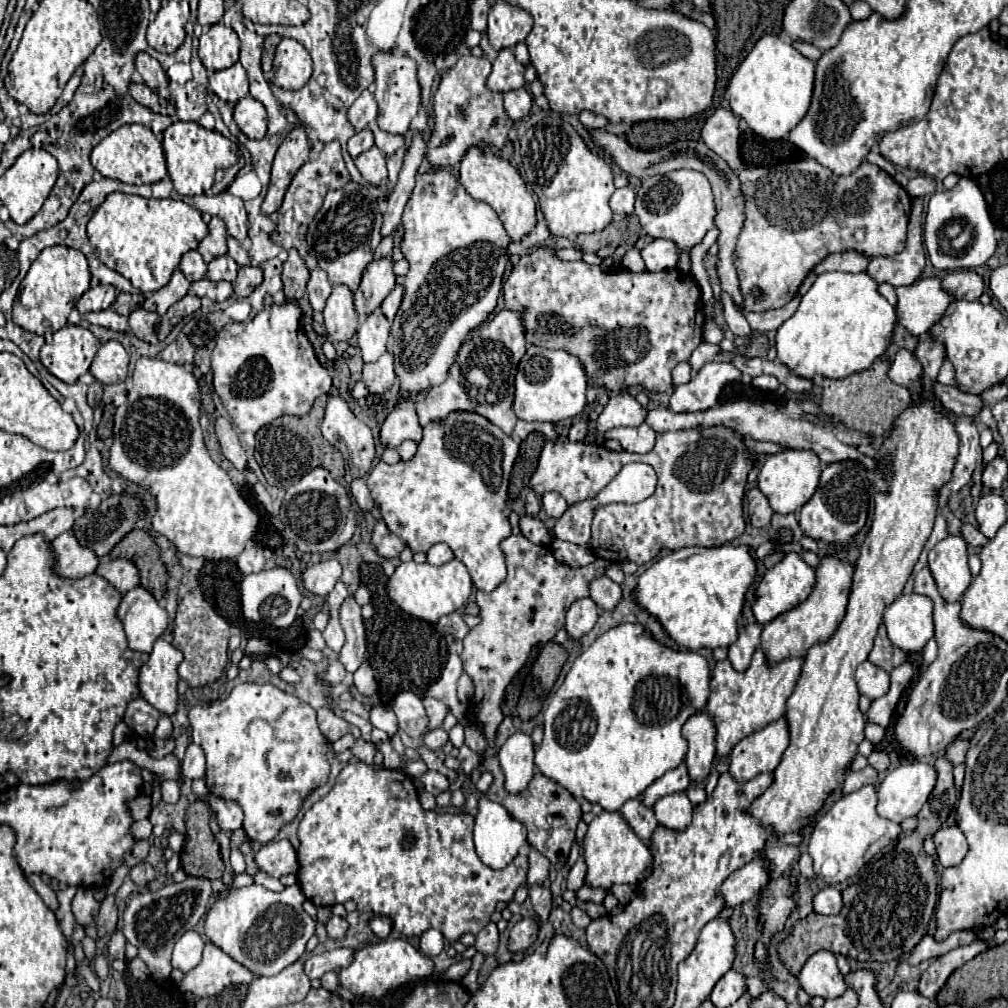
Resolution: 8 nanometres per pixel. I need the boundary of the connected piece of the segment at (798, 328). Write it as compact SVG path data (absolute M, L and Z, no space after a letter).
M821 273L811 289L801 297L799 309L777 329L775 349L777 357L783 365L791 369L793 375L813 379L815 375L823 375L829 379L845 379L851 373L863 371L877 357L881 357L891 341L893 325L897 321L893 305L877 291L877 281L873 281L867 273Z

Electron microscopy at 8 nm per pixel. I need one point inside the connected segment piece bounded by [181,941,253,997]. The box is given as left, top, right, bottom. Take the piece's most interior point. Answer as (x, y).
(217, 970)

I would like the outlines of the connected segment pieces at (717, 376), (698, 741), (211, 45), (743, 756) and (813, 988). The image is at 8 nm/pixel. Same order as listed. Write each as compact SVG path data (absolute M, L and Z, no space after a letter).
M705 363L689 383L675 389L669 409L675 413L711 409L717 405L721 389L741 377L741 371L733 363Z
M699 711L697 715L689 717L689 721L683 725L683 737L689 743L689 751L685 757L689 779L691 783L699 783L711 773L711 765L715 759L715 723L713 719L709 719L707 711Z
M223 23L211 25L199 37L199 57L207 67L207 71L219 71L231 67L233 63L239 61L237 33Z
M785 719L769 723L765 729L741 739L729 755L729 773L735 781L745 783L759 773L771 773L785 747L789 745L789 727Z
M831 951L813 953L799 973L799 983L807 995L819 995L823 999L843 995L847 989L847 983L839 973L835 955Z

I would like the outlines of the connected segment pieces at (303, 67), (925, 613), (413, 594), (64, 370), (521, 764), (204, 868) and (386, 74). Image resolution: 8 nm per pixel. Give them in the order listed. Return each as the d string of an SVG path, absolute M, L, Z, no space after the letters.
M283 39L273 59L273 83L281 89L301 89L311 79L313 63L307 49L295 39Z
M901 595L885 611L889 639L905 653L921 651L933 637L933 601L925 595Z
M453 559L441 567L409 561L409 563L401 563L395 569L393 577L389 579L387 591L389 591L389 597L405 613L419 617L419 619L425 619L429 623L437 623L439 617L449 615L453 611L459 611L461 607L467 605L471 591L473 591L473 581L471 581L467 567L459 559Z
M67 325L55 331L51 339L47 337L47 343L41 347L41 363L61 381L75 383L89 371L97 349L97 339L89 329Z
M525 733L511 735L499 751L499 765L505 775L505 789L511 795L519 795L533 779L533 741Z
M203 801L193 803L187 809L187 845L181 851L181 865L187 875L209 875L217 879L223 875L223 859L219 843L209 829L209 807Z
M393 51L389 53L377 53L375 55L375 101L379 105L379 115L377 115L377 125L379 129L391 133L391 135L405 135L409 131L411 119L419 111L421 103L421 93L419 93L419 83L417 83L417 65L413 59L407 55L395 55Z

